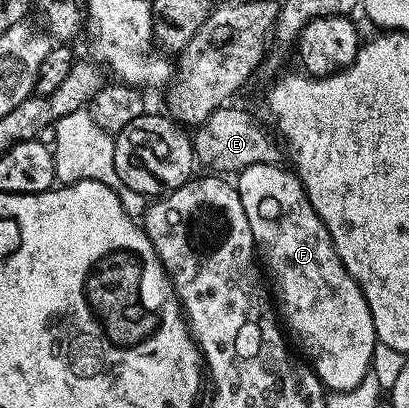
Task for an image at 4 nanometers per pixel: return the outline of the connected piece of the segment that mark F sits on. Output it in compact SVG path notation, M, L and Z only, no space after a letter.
M272 163L239 170L237 188L241 207L245 207L245 219L249 219L258 260L267 257L262 268L271 265L267 273L275 273L275 277L279 277L279 289L283 289L283 305L277 309L277 313L286 332L295 336L300 351L304 353L302 356L315 370L326 390L349 391L371 372L371 356L377 344L373 315L361 287L351 278L349 271L345 271L327 228L309 203L303 184L290 168L282 169L281 166Z

